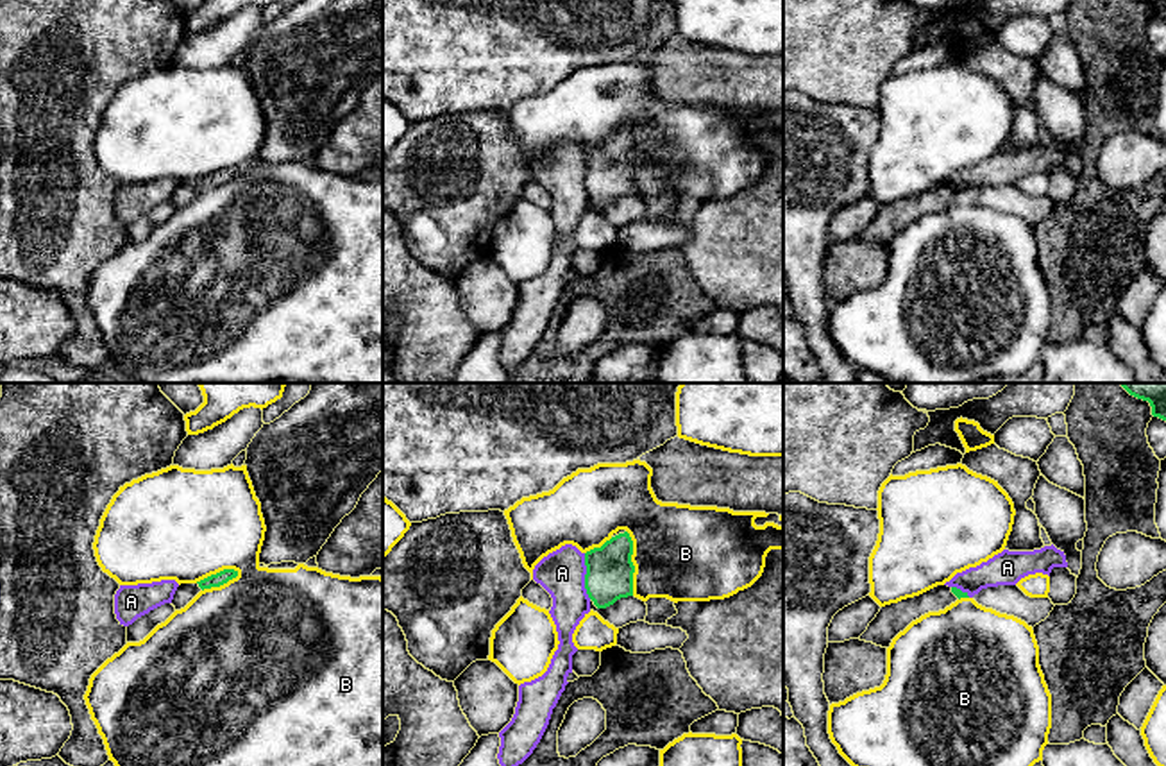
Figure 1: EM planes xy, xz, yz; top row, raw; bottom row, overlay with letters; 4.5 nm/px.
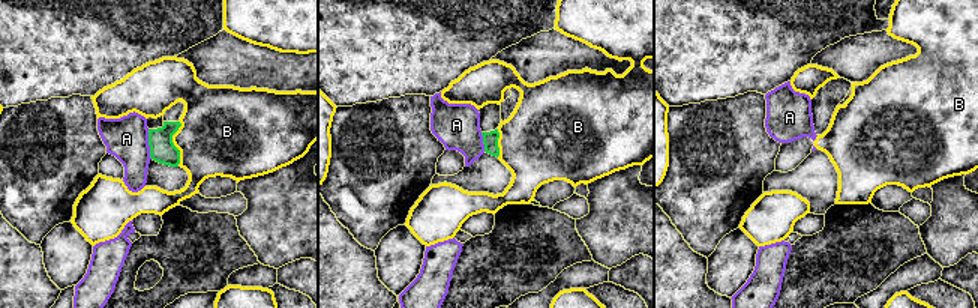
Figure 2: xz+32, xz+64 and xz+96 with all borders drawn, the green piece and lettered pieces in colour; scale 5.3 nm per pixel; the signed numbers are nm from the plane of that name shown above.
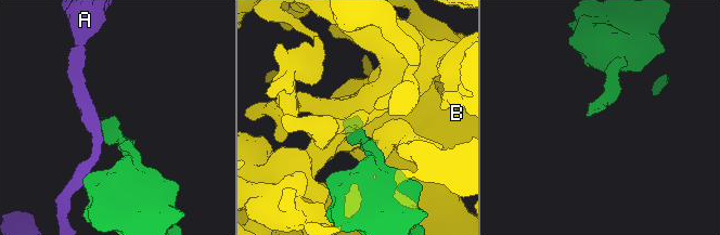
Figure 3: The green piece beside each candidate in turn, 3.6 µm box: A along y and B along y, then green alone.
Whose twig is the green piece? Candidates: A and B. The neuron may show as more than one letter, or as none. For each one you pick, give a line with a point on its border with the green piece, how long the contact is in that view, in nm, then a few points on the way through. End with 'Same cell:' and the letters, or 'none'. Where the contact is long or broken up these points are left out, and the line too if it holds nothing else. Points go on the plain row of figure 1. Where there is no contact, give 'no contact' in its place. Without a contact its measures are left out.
Same cell: none

